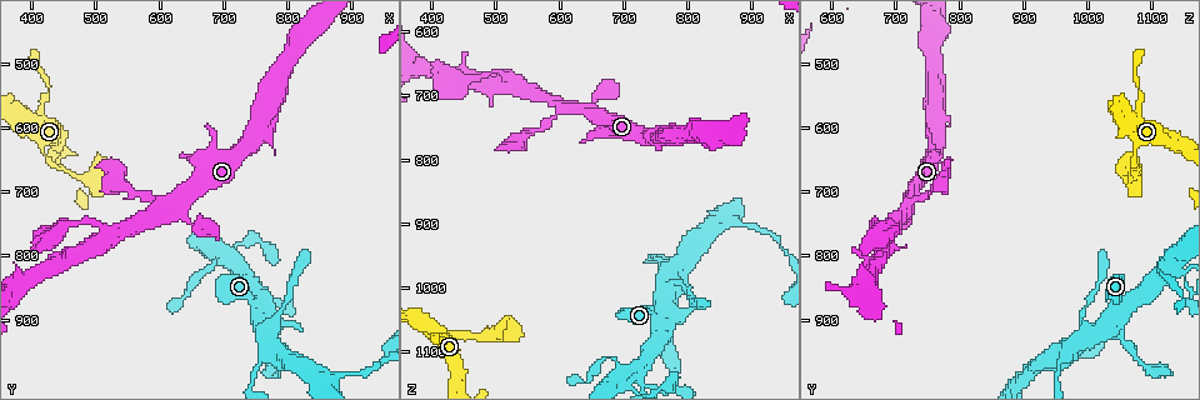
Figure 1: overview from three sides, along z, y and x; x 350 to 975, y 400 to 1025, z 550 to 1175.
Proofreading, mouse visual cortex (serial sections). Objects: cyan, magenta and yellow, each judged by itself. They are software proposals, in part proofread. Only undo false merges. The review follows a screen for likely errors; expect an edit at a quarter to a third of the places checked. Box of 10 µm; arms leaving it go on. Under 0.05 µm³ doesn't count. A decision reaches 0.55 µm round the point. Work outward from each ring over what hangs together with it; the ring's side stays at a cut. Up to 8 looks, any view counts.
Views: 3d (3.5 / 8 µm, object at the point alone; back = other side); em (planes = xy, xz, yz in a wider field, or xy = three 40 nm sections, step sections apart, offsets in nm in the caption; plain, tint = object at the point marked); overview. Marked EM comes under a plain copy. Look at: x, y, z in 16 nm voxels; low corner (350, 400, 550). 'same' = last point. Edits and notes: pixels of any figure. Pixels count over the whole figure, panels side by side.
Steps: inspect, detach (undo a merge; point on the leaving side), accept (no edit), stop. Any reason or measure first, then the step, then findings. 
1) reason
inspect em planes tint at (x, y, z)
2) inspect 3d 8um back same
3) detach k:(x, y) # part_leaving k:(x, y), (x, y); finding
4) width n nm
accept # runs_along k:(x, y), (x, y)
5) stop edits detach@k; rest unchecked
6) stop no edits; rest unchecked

sharp bend
inspect 3d 3.5um at (765, 920, 1000)

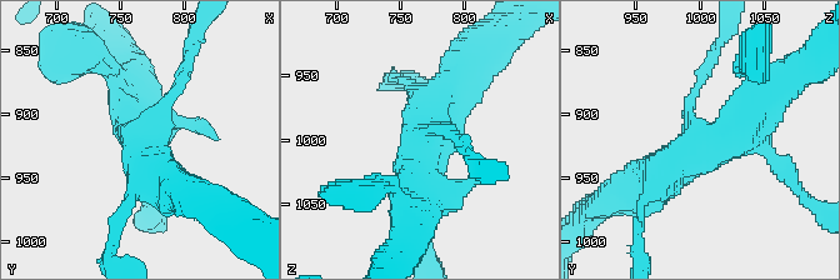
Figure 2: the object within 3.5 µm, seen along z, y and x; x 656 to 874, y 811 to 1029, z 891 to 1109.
arms 3; arm_widths 150, 400, 500 nm
inspect em xy step 3 tint at (764, 924, 1002)

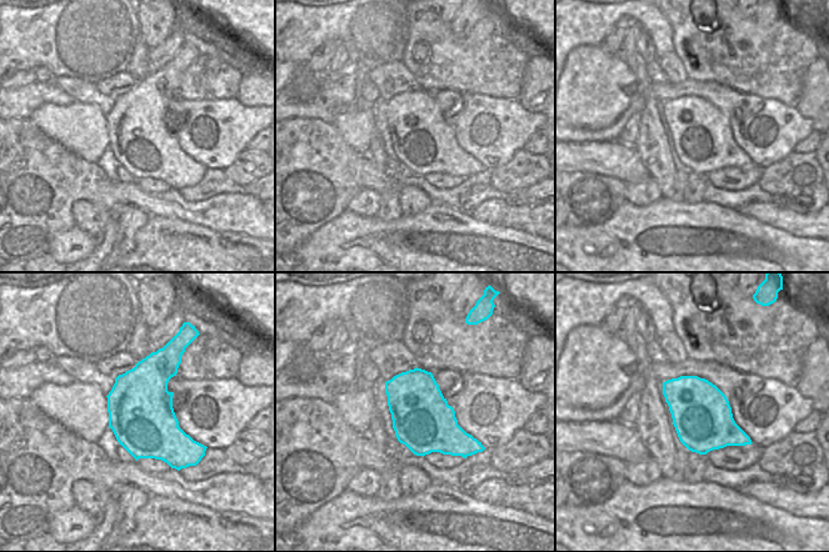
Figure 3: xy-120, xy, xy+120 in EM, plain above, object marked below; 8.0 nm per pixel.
width 480 nm
accept # runs_along 2:(761, 94), (646, 190); all the same cell

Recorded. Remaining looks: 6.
sudden change in width
inspect 3d 3.5um at (500, 670, 1070)

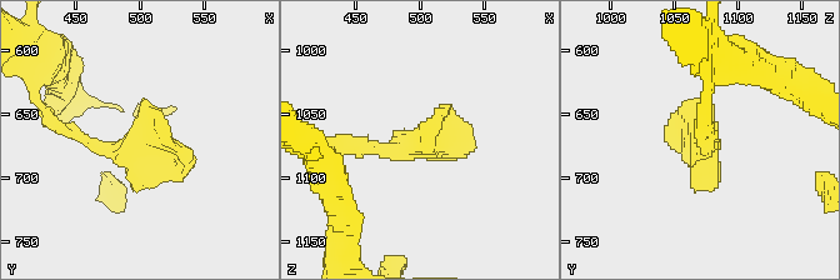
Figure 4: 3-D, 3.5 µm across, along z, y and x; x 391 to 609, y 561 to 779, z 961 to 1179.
inspect em xy step 1 tint at (504, 670, 1070)

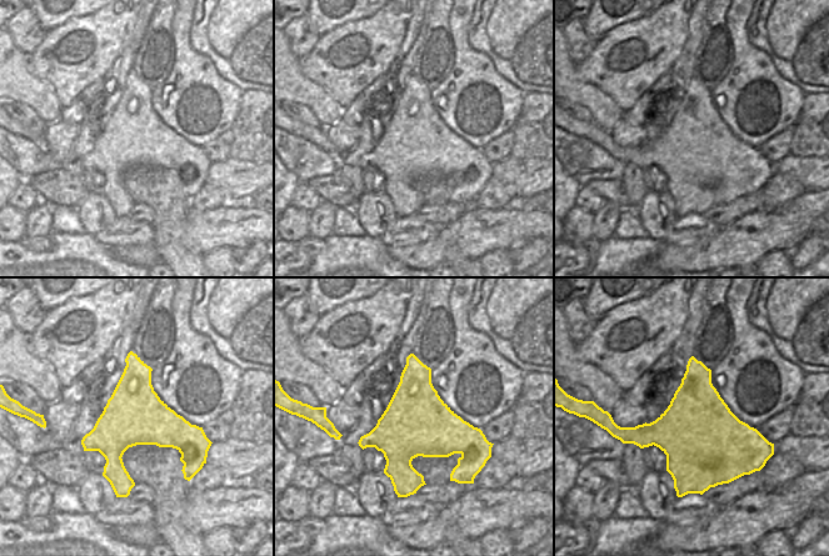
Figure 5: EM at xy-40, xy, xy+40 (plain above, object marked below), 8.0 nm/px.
accept # runs_along 4:(353, 144), (386, 154), (464, 141); all the same cell

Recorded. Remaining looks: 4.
calibre changes
inspect 3d 3.5um at (560, 700, 755)

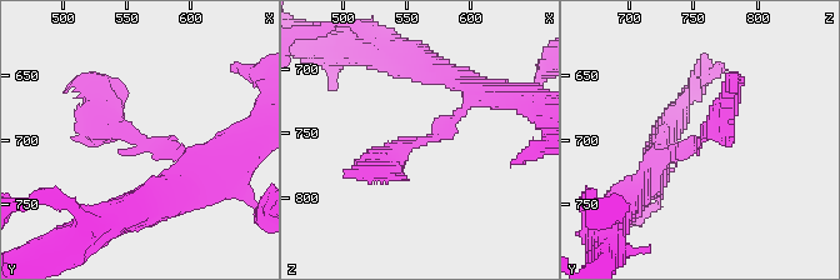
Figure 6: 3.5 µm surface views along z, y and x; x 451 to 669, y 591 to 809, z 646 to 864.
arm_widths 200, 300 nm
inspect em planes tint at (560, 700, 758)

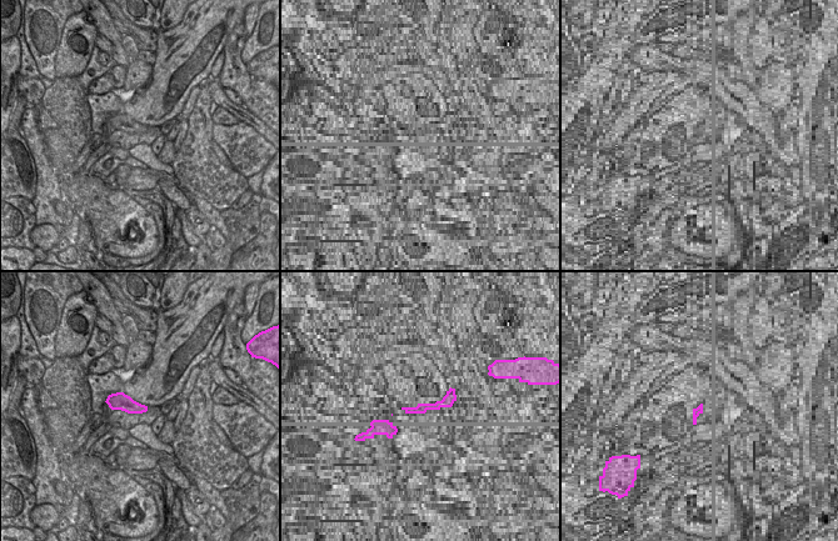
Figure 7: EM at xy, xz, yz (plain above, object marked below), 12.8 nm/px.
detach 6:(91, 135) # two cells meet here

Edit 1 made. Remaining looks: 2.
stop edits detach@6; rest unchecked

